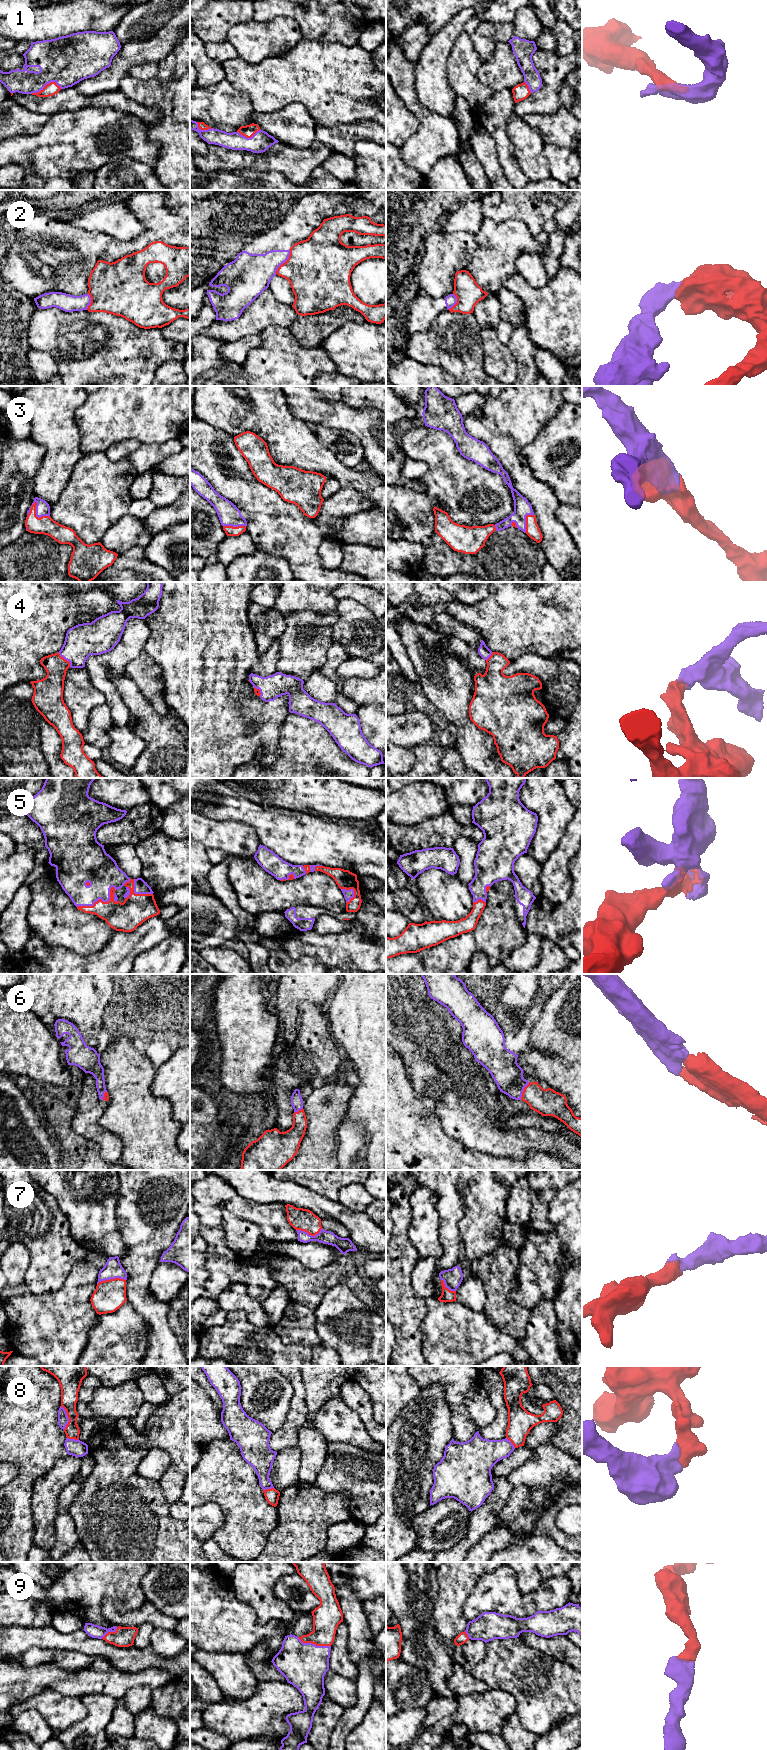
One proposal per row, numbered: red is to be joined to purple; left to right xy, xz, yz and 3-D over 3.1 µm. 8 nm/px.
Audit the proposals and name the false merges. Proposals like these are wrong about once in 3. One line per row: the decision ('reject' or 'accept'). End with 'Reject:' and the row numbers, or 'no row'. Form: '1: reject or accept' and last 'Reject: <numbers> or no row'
1: accept
2: reject
3: accept
4: accept
5: accept
6: accept
7: accept
8: reject
9: accept
Reject: 2, 8

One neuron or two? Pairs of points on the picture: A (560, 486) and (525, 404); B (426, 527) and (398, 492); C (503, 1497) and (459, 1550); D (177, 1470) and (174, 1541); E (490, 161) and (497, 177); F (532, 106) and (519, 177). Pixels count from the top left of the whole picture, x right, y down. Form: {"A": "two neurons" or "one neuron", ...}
{"A": "two neurons", "B": "one neuron", "C": "one neuron", "D": "two neurons", "E": "one neuron", "F": "two neurons"}

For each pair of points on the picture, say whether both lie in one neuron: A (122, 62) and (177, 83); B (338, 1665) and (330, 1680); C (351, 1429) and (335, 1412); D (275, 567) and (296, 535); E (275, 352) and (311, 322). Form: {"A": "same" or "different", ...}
{"A": "different", "B": "different", "C": "same", "D": "different", "E": "different"}

